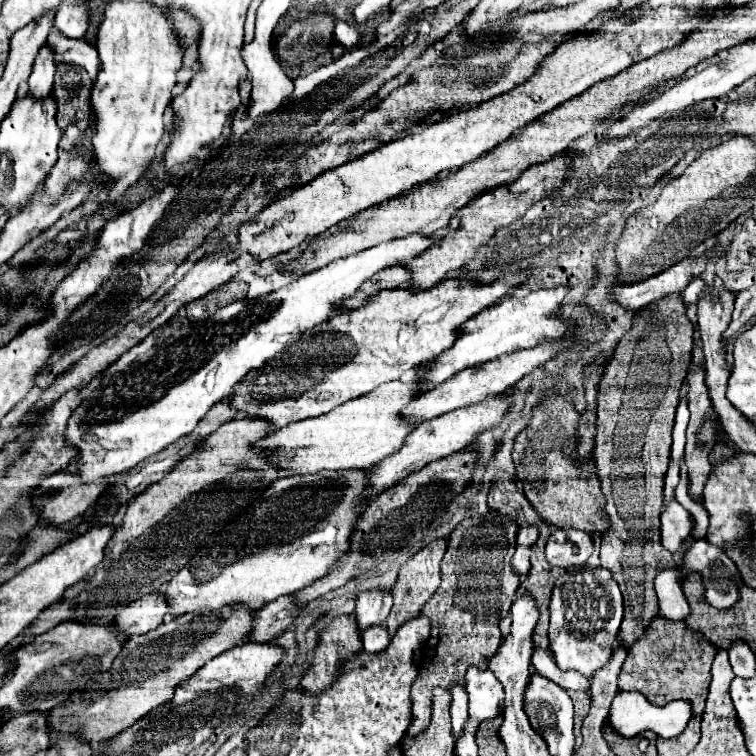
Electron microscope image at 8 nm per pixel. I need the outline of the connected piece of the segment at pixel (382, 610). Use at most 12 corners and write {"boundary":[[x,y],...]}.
{"boundary":[[379,590],[361,592],[355,602],[359,632],[383,626],[393,596]]}

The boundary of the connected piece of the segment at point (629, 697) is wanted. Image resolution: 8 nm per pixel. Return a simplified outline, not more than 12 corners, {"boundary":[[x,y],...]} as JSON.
{"boundary":[[619,692],[611,726],[625,738],[645,730],[673,738],[687,728],[689,700],[653,706],[641,692]]}

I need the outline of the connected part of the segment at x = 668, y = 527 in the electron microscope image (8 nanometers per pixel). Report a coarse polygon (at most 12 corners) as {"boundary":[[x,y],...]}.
{"boundary":[[671,459],[664,480],[661,542],[685,558],[691,514],[675,499],[680,467]]}

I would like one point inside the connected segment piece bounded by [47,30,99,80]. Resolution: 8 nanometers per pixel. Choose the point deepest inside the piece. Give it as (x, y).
(79, 52)

